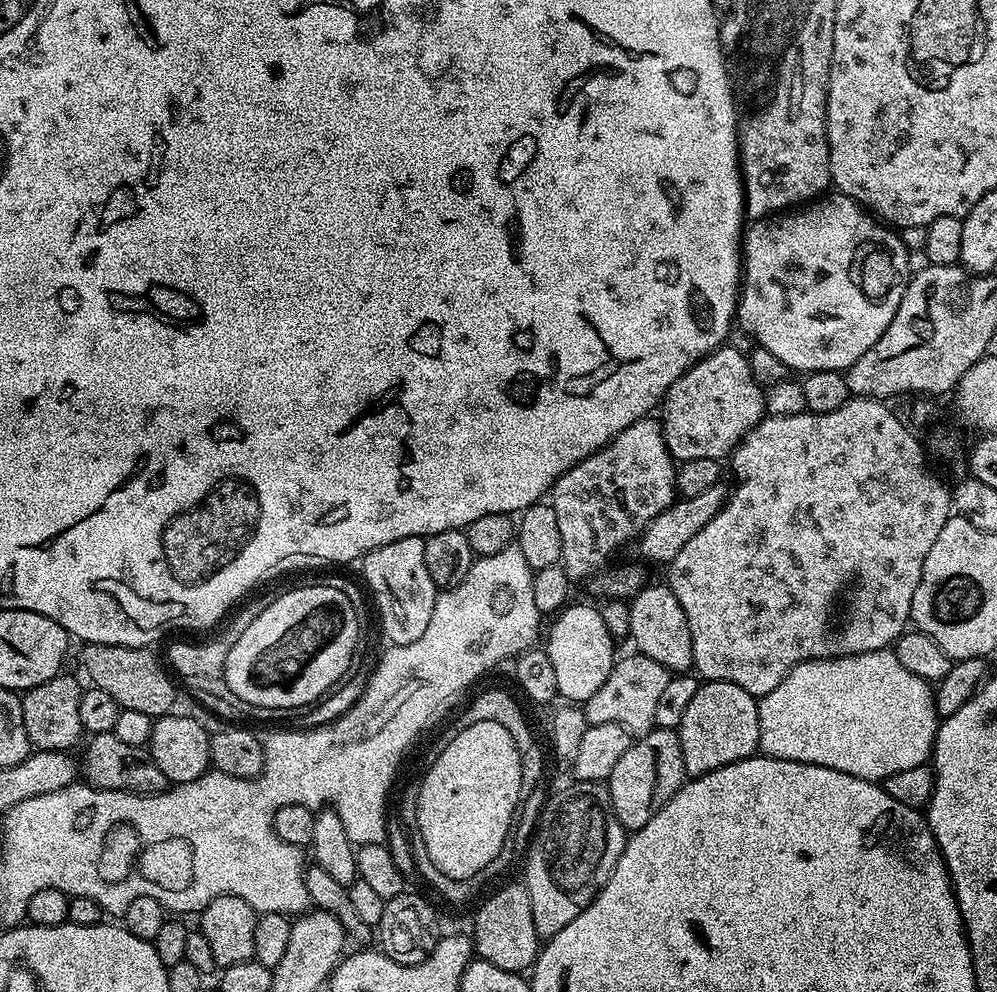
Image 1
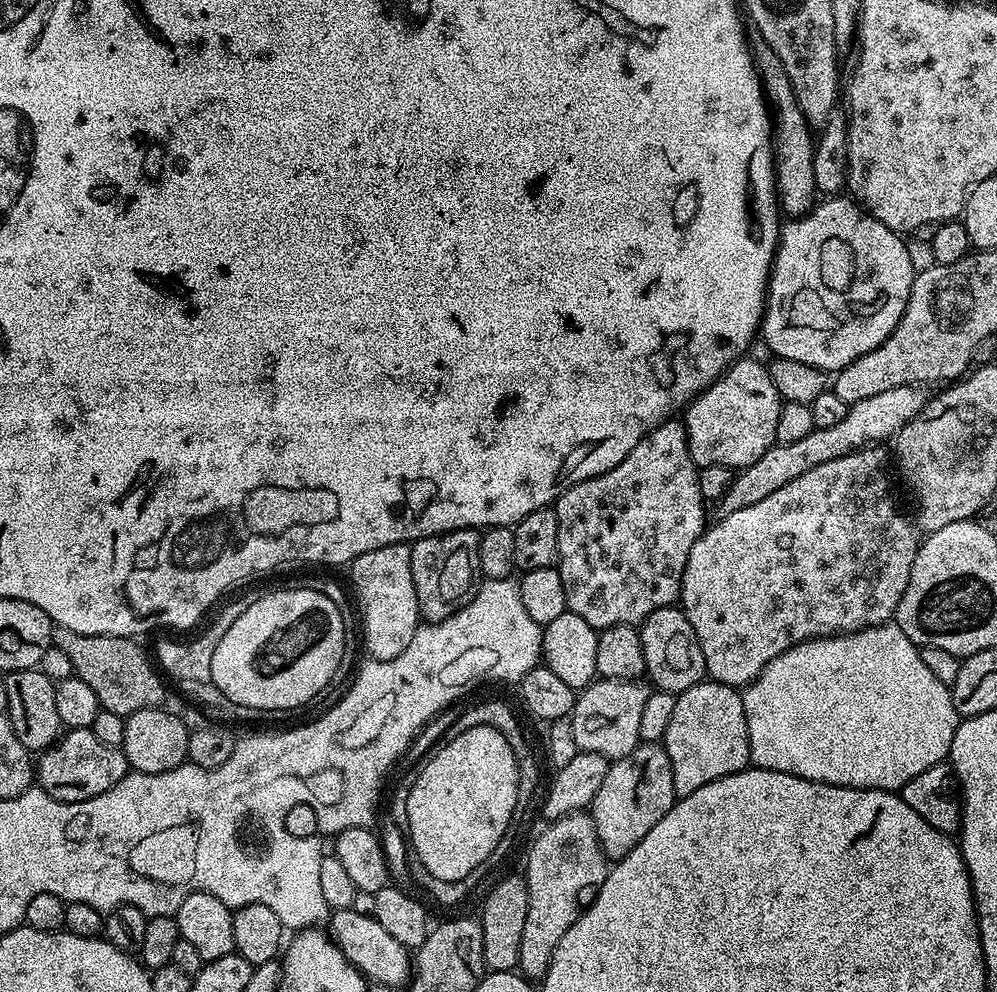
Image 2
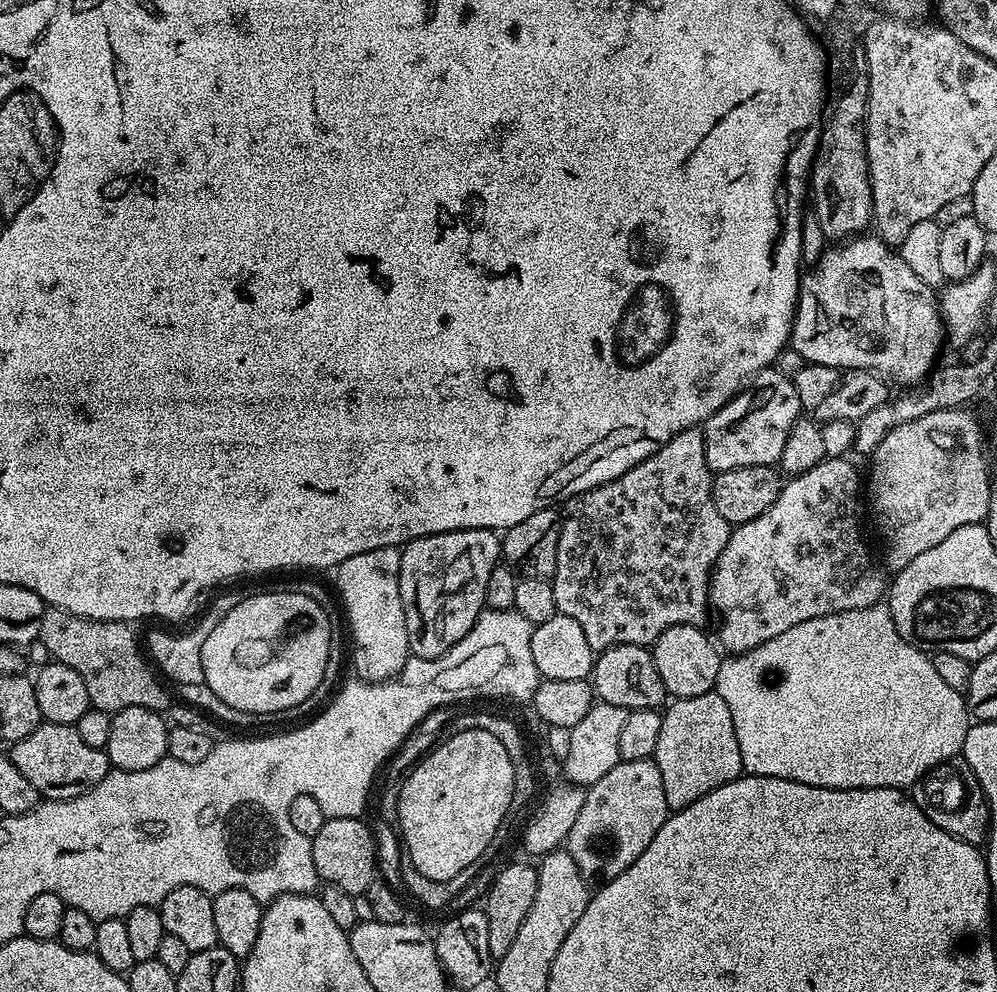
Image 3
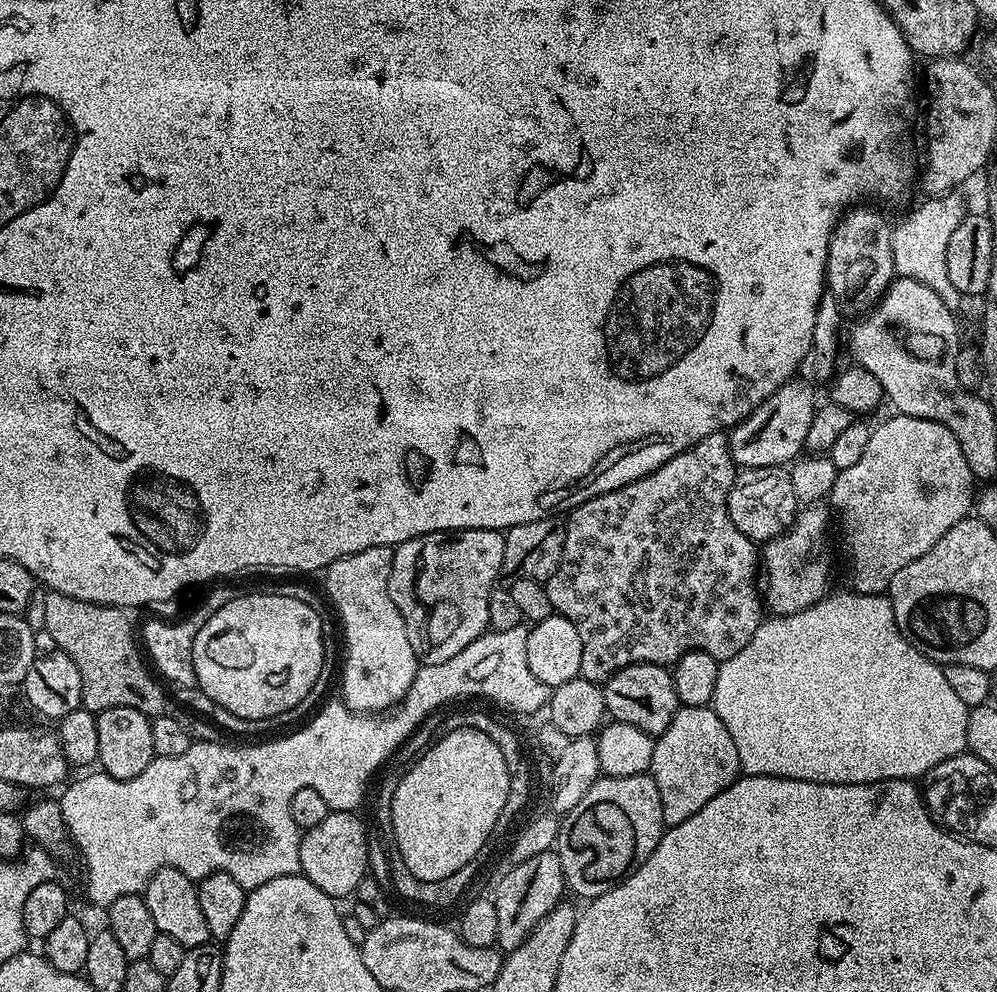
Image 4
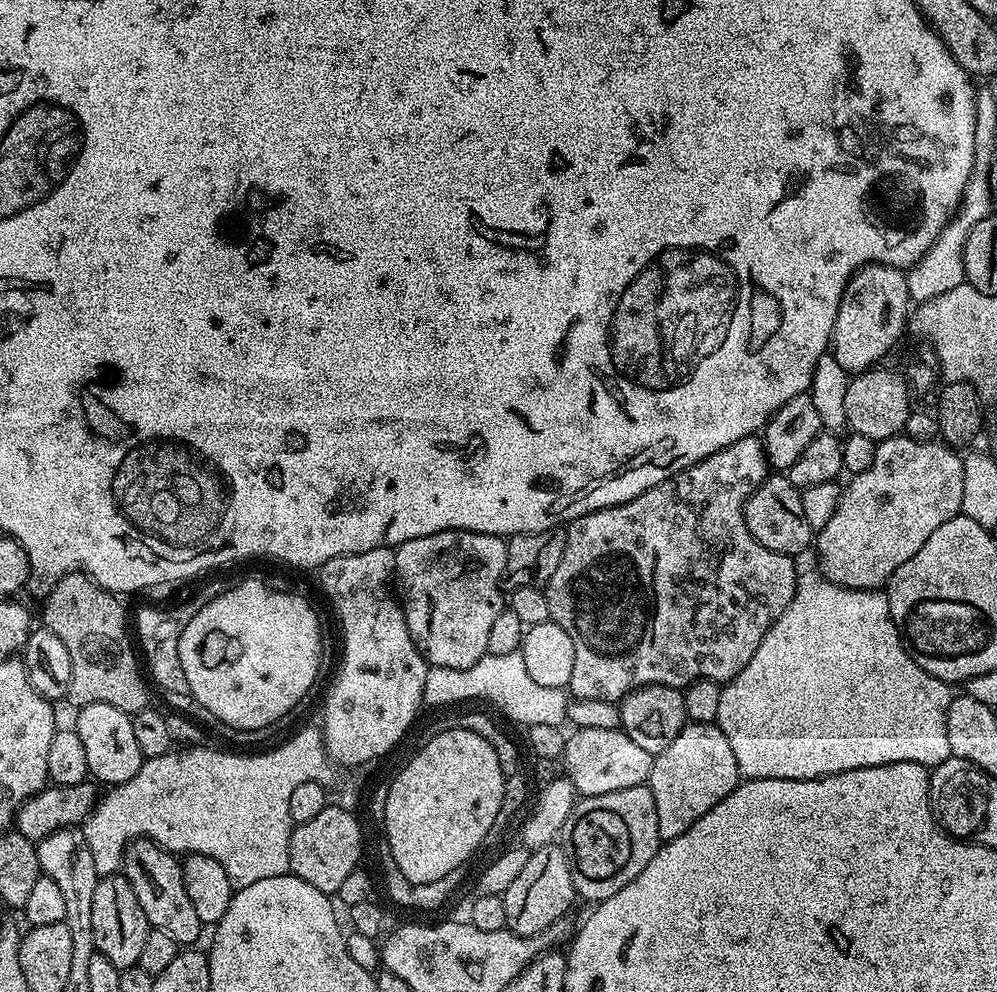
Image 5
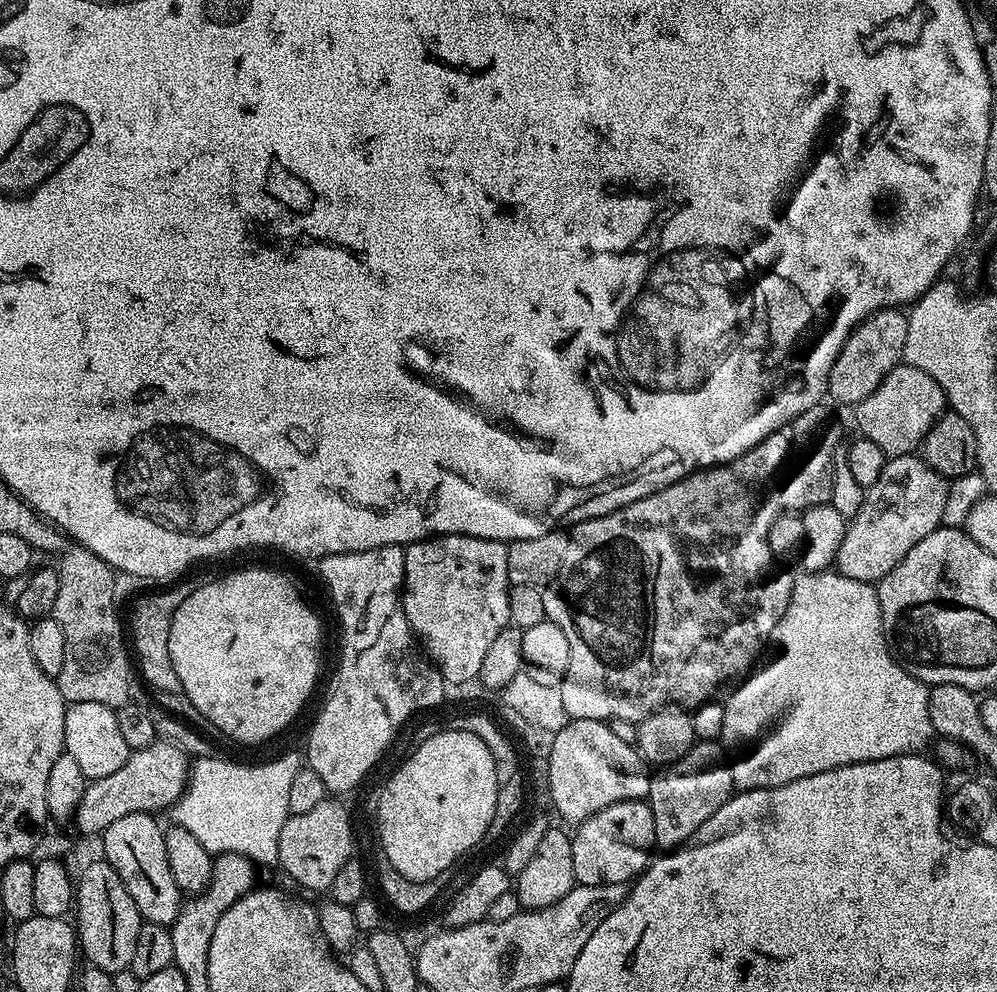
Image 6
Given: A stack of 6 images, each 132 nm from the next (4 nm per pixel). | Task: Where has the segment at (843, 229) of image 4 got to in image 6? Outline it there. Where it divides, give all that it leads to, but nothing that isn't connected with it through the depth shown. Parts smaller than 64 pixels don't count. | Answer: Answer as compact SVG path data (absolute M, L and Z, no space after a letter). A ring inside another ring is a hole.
M884 308L863 320L844 343L844 349L840 351L832 367L827 395L833 396L838 403L849 406L861 404L863 400L870 398L870 394L878 390L882 378L886 378L886 374L890 374L890 370L894 370L903 361L907 324L907 315L900 308Z

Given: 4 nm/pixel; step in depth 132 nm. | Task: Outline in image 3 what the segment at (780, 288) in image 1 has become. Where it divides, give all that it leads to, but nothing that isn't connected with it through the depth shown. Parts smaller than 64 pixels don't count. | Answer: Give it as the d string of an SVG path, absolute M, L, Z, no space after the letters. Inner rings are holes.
M860 234L829 247L821 254L820 260L811 265L800 277L800 294L796 297L796 316L792 320L790 348L793 348L801 356L799 358L801 361L830 366L837 370L867 368L868 371L887 378L891 383L893 380L896 384L904 384L900 386L916 386L929 379L930 373L937 367L936 359L940 356L940 347L945 347L945 344L944 319L940 317L938 296L934 288L927 285L926 282L922 282L921 278L918 278L917 274L914 274L913 270L910 270L903 261L899 251L893 250L875 234Z

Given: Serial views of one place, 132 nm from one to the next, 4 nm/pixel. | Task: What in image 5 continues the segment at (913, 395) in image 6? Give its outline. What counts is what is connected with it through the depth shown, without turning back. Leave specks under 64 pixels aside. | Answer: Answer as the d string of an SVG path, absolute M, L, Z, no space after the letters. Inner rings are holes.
M877 366L866 372L857 372L846 386L847 427L852 432L866 434L866 438L877 442L901 435L907 429L904 427L907 426L908 415L912 412L913 393L907 379L901 373L899 376L898 373L884 367Z

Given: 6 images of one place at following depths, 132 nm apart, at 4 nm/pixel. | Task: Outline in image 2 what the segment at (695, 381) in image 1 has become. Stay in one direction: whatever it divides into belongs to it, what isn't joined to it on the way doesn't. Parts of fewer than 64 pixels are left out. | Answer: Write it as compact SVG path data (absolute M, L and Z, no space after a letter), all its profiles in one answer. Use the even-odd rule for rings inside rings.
M747 358L734 361L704 392L699 392L682 412L682 423L688 435L690 458L697 469L717 464L739 470L758 462L776 443L778 414L782 401L765 365Z

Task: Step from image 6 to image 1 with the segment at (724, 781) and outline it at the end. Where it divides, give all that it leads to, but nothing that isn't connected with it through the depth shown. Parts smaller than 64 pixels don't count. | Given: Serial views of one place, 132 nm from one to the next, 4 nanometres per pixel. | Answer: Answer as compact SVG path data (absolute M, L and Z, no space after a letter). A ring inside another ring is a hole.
M709 680L701 683L698 694L694 694L690 706L686 706L686 714L682 714L682 722L678 729L685 773L689 777L701 776L727 764L735 764L738 760L745 760L748 756L757 755L760 746L759 709L757 697L742 690L742 686L734 686L734 682Z

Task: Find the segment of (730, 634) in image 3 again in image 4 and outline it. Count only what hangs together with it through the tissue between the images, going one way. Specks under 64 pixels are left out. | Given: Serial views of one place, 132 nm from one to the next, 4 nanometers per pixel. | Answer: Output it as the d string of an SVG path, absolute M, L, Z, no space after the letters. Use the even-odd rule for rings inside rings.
M817 502L810 504L799 509L796 521L792 523L792 527L787 532L782 533L777 540L769 540L763 545L762 548L762 576L764 572L764 580L768 583L768 604L766 600L766 608L772 616L789 616L790 614L796 614L798 610L806 610L810 606L817 604L824 596L829 595L830 587L828 583L832 580L832 560L828 557L828 516L830 520L830 508L827 503Z

